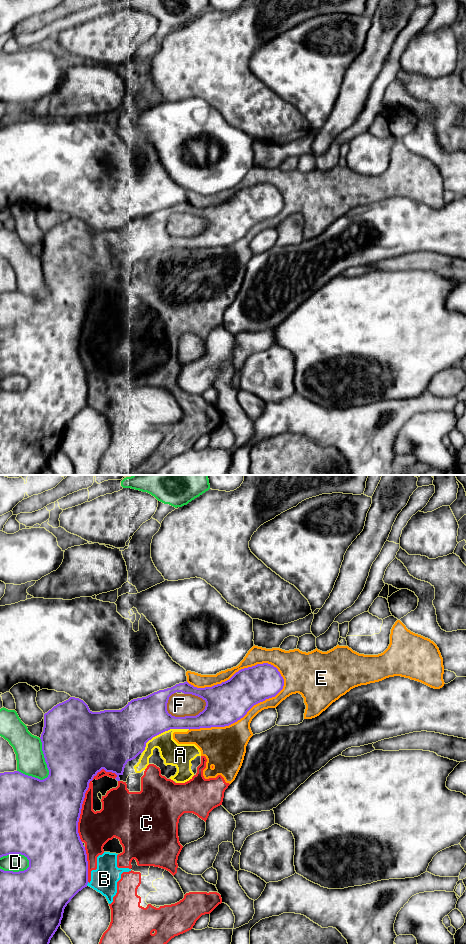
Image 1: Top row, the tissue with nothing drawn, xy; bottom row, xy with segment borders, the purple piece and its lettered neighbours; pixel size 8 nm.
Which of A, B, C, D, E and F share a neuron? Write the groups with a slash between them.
A B C E F / D

